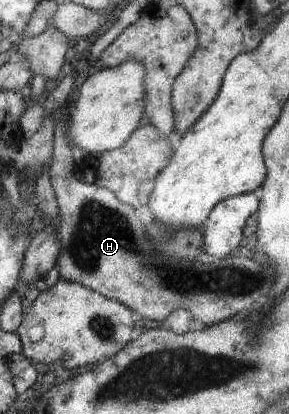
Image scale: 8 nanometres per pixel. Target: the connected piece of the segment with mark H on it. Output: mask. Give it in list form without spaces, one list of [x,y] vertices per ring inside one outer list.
[[[68,103],[54,112],[55,151],[51,164],[51,181],[61,208],[61,222],[58,228],[61,249],[56,264],[60,279],[84,285],[105,297],[120,301],[140,316],[150,320],[166,323],[167,318],[173,312],[178,309],[186,309],[191,314],[196,328],[202,329],[217,325],[232,317],[246,316],[252,306],[262,300],[262,296],[269,296],[272,272],[266,266],[252,262],[244,256],[224,258],[214,264],[190,264],[186,268],[184,268],[184,264],[162,262],[162,256],[158,256],[154,252],[152,244],[148,242],[148,236],[144,230],[146,216],[142,211],[121,201],[117,194],[110,189],[96,184],[87,185],[76,179],[76,175],[72,171],[74,161],[72,159],[72,140],[69,135],[70,109]]]

